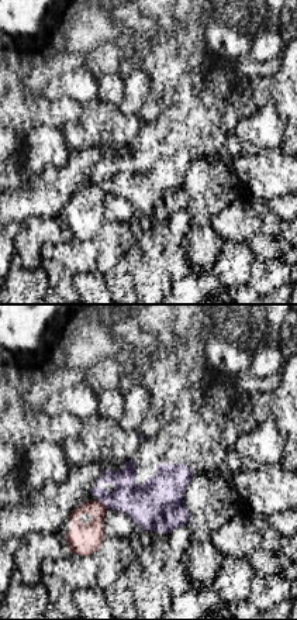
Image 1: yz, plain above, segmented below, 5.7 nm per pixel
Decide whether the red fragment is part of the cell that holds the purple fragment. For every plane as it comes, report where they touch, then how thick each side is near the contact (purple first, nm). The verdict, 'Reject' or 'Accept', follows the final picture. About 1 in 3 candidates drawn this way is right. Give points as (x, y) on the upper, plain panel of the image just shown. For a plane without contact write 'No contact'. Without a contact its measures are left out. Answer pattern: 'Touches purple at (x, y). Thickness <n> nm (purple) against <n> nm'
Touches purple at (103, 188). Thickness 240 nm (purple) against 180 nm

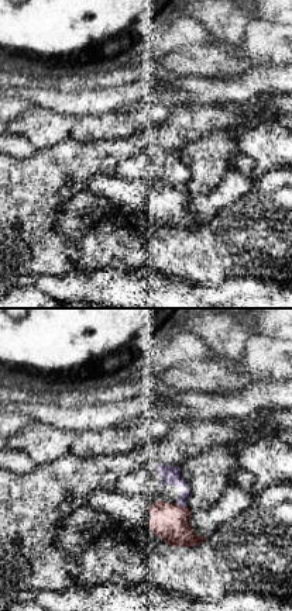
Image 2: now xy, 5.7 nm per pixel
Touches purple at (182, 190). Thickness 100 nm (purple) against 200 nm

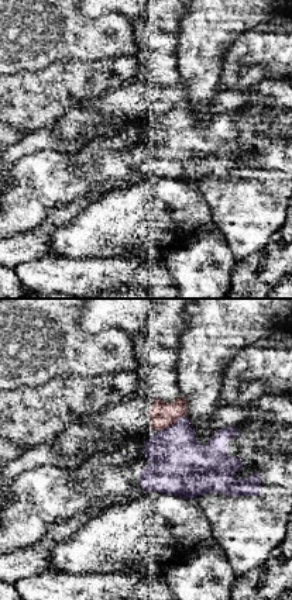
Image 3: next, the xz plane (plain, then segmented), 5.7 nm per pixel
Touches purple at (174, 107). Thickness 340 nm (purple) against 150 nm

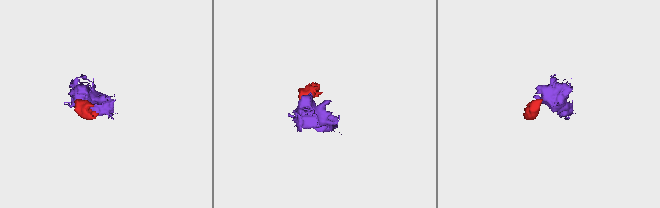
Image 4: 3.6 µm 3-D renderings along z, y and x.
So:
Reject

